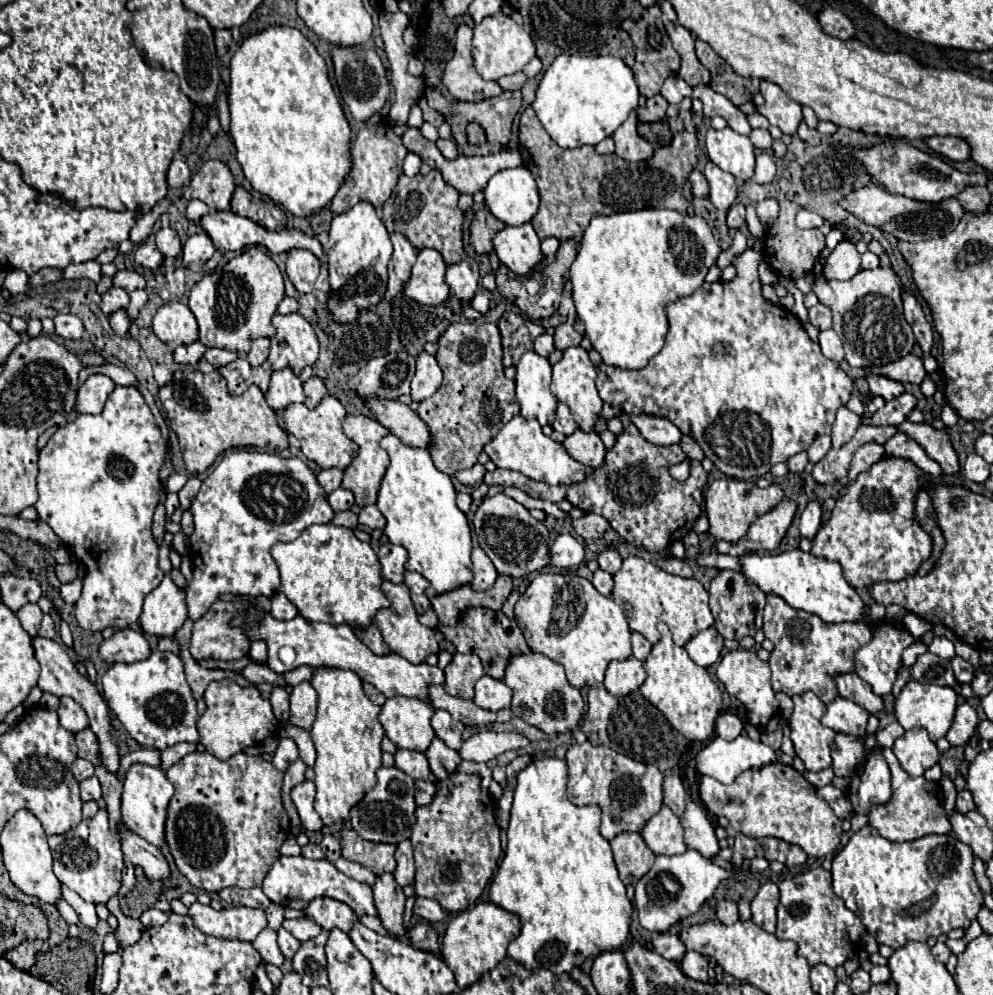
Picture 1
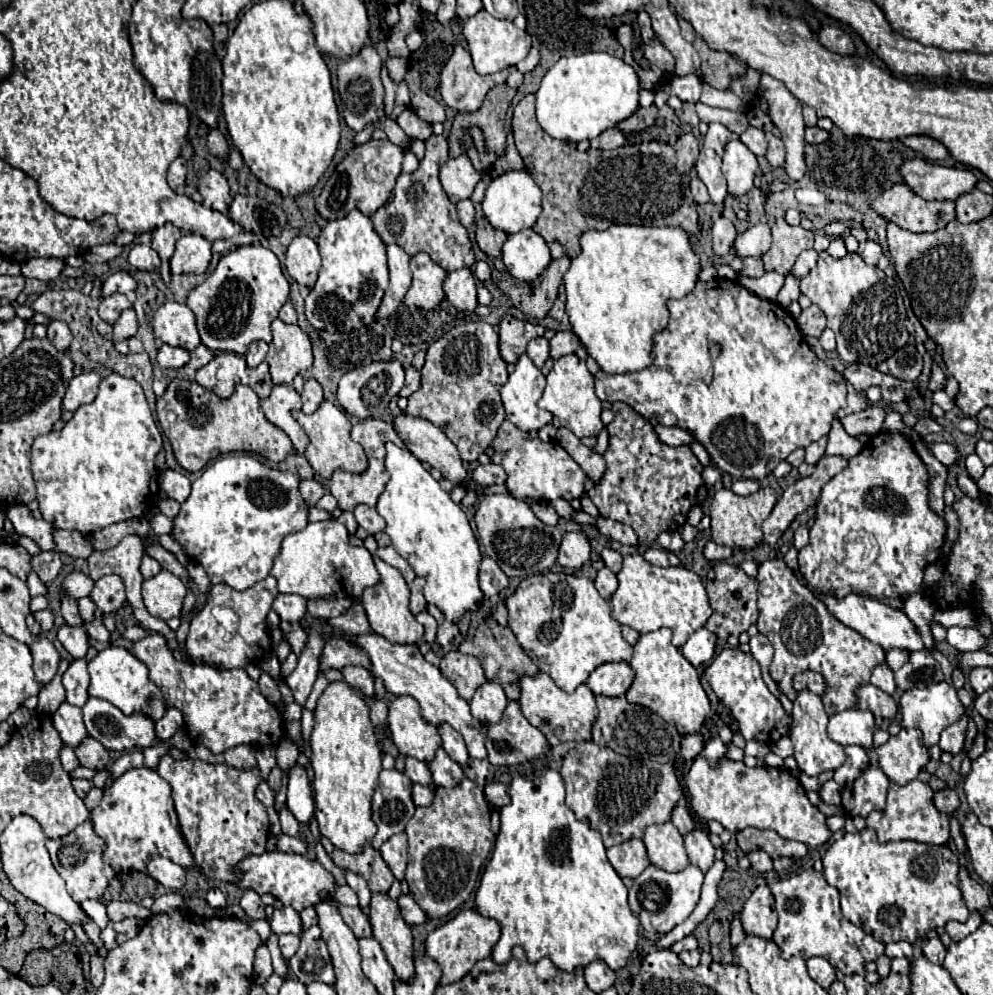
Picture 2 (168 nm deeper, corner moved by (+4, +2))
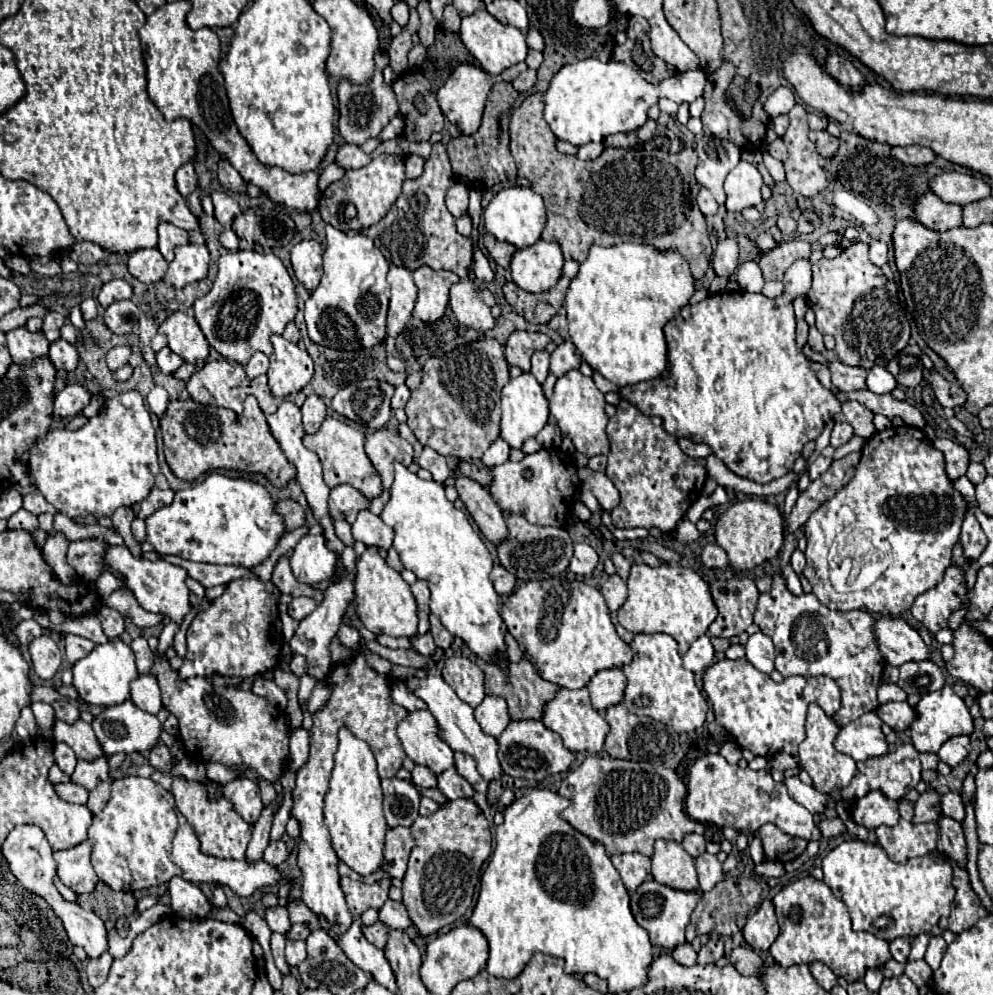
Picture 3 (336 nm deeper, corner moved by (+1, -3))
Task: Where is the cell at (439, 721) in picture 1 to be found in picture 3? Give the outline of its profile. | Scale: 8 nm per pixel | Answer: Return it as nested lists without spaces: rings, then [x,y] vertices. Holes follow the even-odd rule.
[[[455,752],[455,768],[457,768],[457,772],[459,772],[471,786],[475,786],[477,782],[481,782],[481,776],[479,776],[479,772],[477,772],[477,768],[475,768],[475,760],[473,760],[471,756],[467,756],[467,754],[463,754],[463,752]]]

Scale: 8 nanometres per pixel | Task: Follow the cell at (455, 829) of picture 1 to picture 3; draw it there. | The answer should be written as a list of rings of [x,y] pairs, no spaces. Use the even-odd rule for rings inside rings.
[[[461,798],[455,802],[443,804],[431,816],[419,816],[411,826],[411,832],[413,832],[415,846],[411,850],[407,874],[405,874],[403,886],[401,886],[403,888],[403,904],[411,916],[413,926],[419,930],[419,934],[431,936],[431,934],[437,934],[443,926],[457,922],[471,906],[473,892],[479,882],[479,870],[491,854],[491,830],[489,830],[489,822],[485,820],[479,806],[471,798],[469,800]]]

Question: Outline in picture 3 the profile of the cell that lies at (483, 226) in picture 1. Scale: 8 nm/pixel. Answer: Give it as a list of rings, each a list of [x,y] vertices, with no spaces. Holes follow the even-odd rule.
[[[485,234],[483,240],[485,240],[485,248],[487,248],[489,256],[491,256],[499,266],[503,266],[505,270],[509,270],[511,258],[513,258],[513,254],[517,252],[517,248],[515,248],[513,244],[509,244],[509,242],[499,242],[499,240],[495,240],[491,234]]]

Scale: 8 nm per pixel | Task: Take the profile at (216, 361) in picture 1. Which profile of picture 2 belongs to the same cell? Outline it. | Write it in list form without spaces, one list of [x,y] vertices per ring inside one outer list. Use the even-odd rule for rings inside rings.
[[[198,345],[198,347],[190,353],[190,363],[188,363],[188,365],[194,367],[194,369],[200,369],[200,367],[208,365],[212,359],[214,359],[214,353],[212,353],[208,347]]]

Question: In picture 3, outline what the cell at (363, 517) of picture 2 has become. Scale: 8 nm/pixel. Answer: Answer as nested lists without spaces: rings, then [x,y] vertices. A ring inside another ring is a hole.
[[[361,510],[357,520],[353,522],[353,538],[363,542],[365,546],[377,546],[377,548],[391,548],[393,542],[393,528],[389,528],[381,516],[371,514],[369,510]]]

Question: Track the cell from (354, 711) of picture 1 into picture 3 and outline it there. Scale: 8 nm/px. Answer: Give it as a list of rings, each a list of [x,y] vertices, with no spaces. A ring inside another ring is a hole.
[[[347,728],[339,730],[339,750],[335,752],[335,768],[331,772],[329,792],[325,796],[325,826],[331,832],[333,848],[351,870],[359,876],[369,876],[383,864],[385,832],[383,818],[383,792],[377,776],[377,764],[371,748],[355,738]]]

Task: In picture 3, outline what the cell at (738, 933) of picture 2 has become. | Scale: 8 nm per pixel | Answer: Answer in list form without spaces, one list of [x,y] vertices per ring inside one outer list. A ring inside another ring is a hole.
[[[745,945],[735,948],[735,952],[729,956],[729,960],[739,974],[745,974],[745,976],[755,976],[755,974],[759,976],[761,974],[763,960],[750,946]]]

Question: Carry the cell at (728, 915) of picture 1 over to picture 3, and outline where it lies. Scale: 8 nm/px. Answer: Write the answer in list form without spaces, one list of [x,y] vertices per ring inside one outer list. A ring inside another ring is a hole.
[[[711,938],[701,950],[697,952],[697,964],[713,964],[723,956],[723,942],[719,938]]]

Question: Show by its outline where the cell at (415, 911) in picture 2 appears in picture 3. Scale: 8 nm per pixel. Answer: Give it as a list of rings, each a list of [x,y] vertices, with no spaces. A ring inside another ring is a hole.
[[[387,900],[383,908],[379,908],[379,922],[383,922],[387,928],[393,928],[393,930],[405,930],[413,924],[407,916],[405,906],[393,900]]]

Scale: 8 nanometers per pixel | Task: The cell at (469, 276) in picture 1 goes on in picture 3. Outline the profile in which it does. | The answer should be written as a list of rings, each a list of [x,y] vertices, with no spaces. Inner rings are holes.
[[[461,280],[451,286],[449,306],[457,322],[467,328],[487,332],[495,326],[495,318],[491,316],[489,306],[483,302],[479,288],[471,280]]]

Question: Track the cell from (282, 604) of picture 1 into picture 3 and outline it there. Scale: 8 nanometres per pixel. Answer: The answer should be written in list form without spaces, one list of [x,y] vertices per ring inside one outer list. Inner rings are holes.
[[[299,596],[299,598],[293,598],[291,600],[291,604],[289,604],[289,616],[295,618],[295,620],[303,620],[315,608],[317,608],[315,600],[311,600],[309,596]]]

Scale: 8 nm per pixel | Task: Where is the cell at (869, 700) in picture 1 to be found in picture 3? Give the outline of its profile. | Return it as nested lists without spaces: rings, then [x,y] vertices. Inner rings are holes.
[[[889,702],[885,706],[879,706],[875,712],[895,732],[907,730],[911,726],[911,720],[915,720],[915,708],[911,708],[907,702]]]

